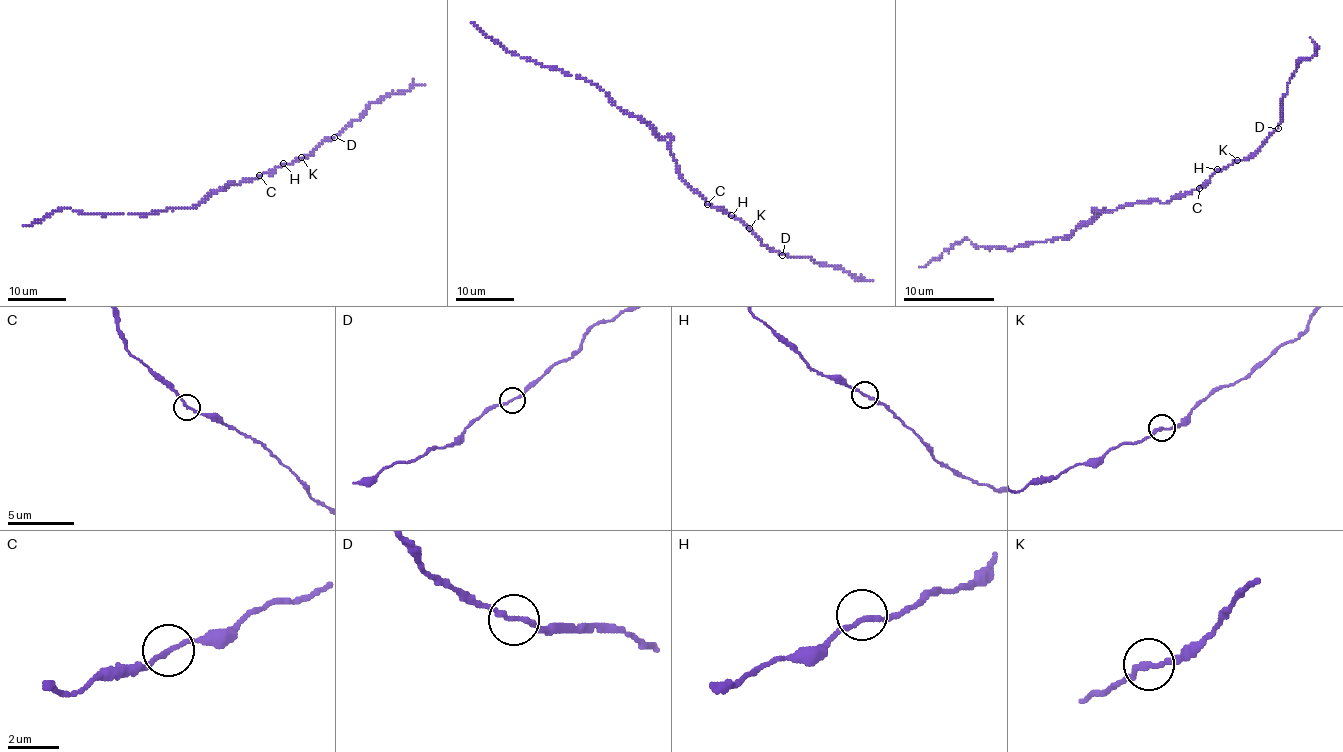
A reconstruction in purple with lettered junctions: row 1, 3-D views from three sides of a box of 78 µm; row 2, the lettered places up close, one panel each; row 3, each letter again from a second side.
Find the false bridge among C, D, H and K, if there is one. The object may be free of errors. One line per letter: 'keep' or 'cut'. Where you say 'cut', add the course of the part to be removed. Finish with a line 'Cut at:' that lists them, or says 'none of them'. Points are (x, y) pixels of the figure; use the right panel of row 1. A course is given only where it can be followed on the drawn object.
C: keep
D: keep
H: keep
K: keep
Cut at: none of them

